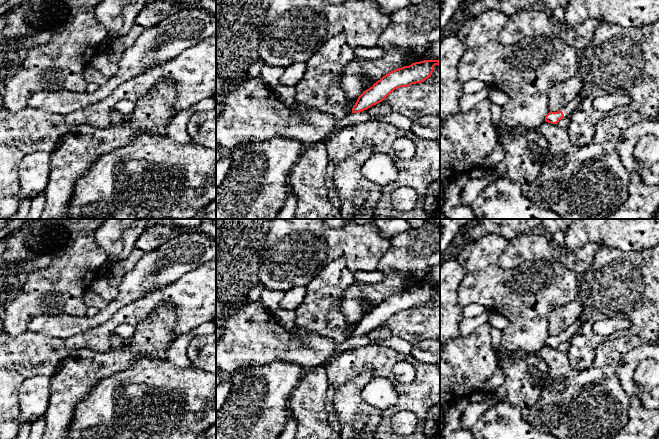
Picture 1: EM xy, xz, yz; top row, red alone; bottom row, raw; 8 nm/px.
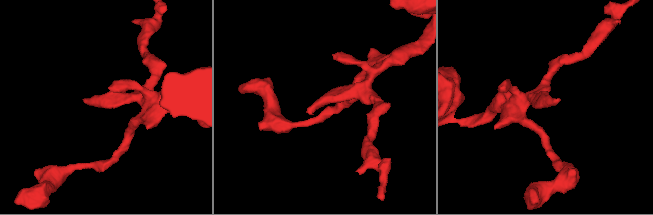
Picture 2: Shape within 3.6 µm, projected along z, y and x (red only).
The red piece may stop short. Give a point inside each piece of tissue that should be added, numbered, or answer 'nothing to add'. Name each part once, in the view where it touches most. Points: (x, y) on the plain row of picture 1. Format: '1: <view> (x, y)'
1: yz (574, 328)

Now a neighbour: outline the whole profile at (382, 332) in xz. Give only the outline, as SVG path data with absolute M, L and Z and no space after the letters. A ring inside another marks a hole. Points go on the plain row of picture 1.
M380 326L367 333L372 339L387 339L393 336L391 330L385 326Z

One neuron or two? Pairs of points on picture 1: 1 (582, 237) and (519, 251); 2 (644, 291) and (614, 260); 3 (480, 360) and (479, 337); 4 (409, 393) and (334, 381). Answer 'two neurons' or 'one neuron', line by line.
1: two neurons
2: one neuron
3: one neuron
4: one neuron

